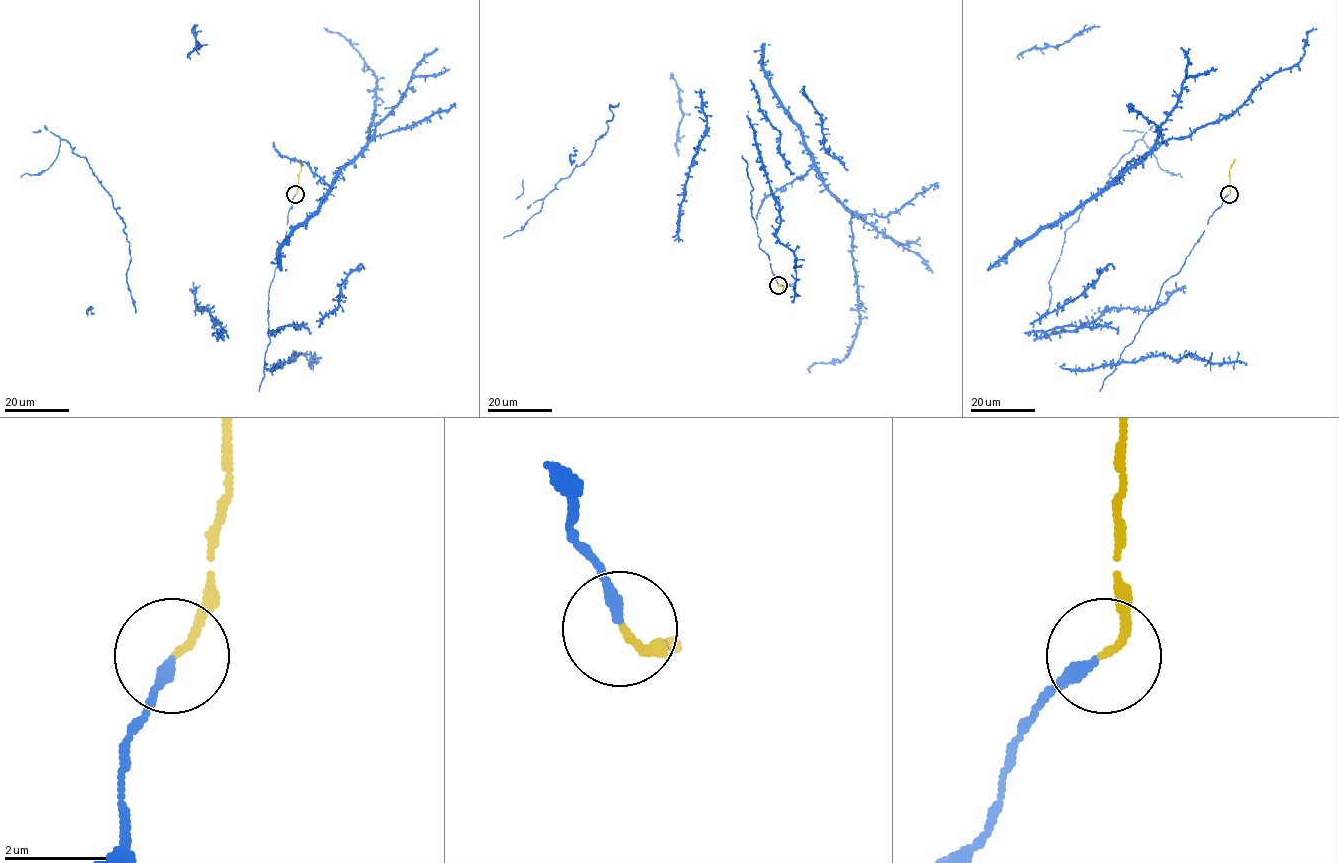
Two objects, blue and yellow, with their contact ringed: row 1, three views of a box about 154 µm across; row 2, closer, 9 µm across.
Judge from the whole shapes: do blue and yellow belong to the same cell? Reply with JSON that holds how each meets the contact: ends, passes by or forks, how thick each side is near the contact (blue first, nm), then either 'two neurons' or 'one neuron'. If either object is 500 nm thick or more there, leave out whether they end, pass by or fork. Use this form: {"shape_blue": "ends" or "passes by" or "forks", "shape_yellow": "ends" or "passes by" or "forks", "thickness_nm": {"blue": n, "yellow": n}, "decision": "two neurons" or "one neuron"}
{"shape_blue": "ends", "shape_yellow": "ends", "thickness_nm": {"blue": 240, "yellow": 140}, "decision": "one neuron"}

